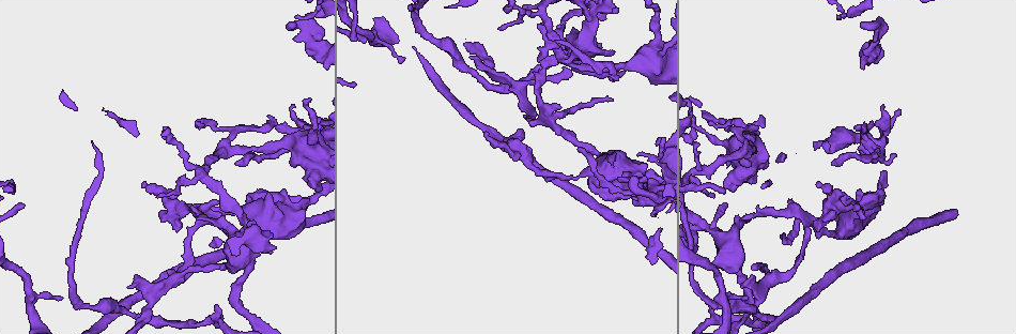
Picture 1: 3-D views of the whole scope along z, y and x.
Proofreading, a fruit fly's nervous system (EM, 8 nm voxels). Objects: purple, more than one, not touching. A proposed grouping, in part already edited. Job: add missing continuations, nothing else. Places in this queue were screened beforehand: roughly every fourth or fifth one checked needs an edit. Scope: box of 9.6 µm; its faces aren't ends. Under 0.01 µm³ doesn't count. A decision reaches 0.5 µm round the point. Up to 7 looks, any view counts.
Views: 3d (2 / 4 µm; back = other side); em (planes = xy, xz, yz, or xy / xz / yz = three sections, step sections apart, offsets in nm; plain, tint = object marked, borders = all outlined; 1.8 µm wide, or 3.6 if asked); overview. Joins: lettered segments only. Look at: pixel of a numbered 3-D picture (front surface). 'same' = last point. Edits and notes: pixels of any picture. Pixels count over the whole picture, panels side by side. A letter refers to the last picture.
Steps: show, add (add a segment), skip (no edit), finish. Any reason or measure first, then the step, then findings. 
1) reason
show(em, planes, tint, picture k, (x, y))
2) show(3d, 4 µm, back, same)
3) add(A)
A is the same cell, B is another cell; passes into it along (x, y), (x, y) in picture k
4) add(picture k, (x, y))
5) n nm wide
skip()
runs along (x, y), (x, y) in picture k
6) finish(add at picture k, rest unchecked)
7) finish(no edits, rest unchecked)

free end
show(3d, 2 µm, picture 1, (865, 153))

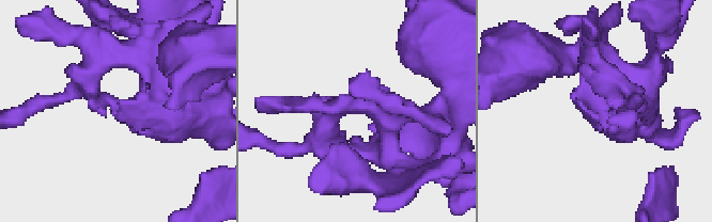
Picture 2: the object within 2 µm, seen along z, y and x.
show(em, planes, borders, picture 2, (593, 112))

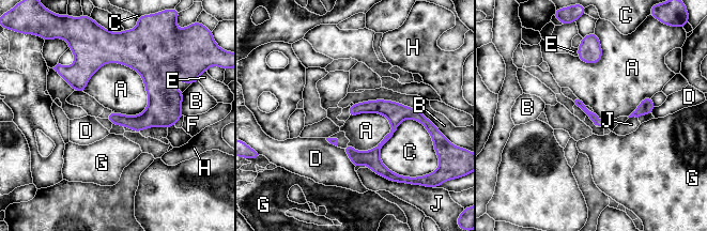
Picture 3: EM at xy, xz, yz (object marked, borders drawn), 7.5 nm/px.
skip()
A, B, C, D, E, F, G, H and J are other cells; runs along (110, 49), (158, 82), (171, 123) in picture 3; none of them fits

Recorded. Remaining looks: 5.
an open end
show(3d, 4 µm, picture 1, (485, 132))

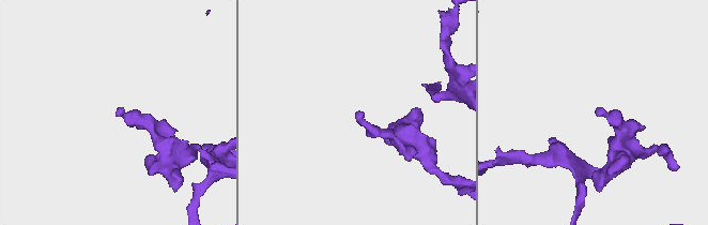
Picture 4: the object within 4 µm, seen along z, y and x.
shape alone is not enough
show(em, xz, step 8, tint, picture 4, (358, 110))

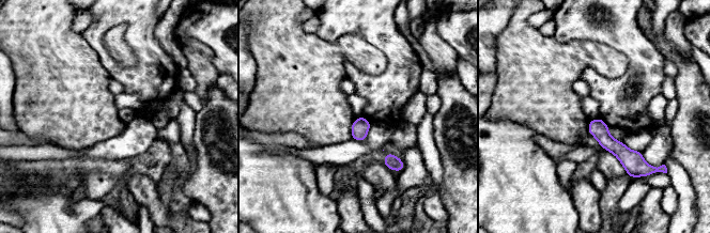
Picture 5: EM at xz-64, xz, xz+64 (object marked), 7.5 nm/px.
show(em, yz, step 8, borders, same)

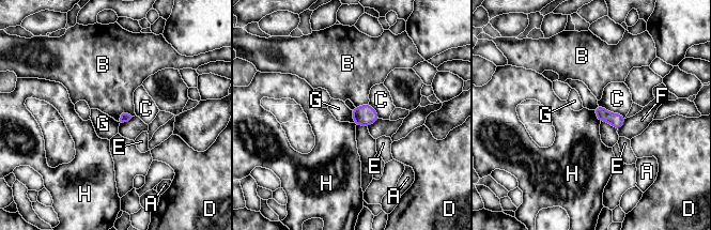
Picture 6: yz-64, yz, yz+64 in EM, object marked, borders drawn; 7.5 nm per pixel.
skip()
A, B, C, D, E, F, G and H are other cells; border along (351, 110), (354, 122) in picture 6; no lettered segment goes on from it

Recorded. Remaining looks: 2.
show(em, planes, borders, picture 1, (630, 177))

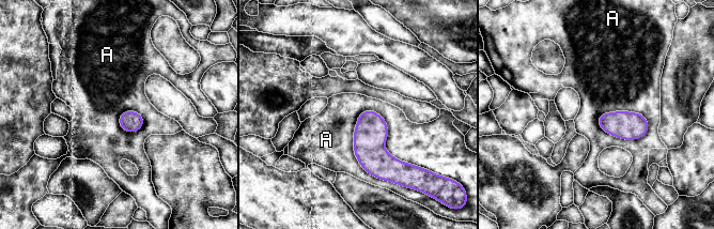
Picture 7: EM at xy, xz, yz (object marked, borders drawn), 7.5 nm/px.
skip()
A is another cell; border along (357, 117), (414, 165) in picture 7; no lettered segment goes on from it

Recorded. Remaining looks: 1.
finish(no edits, rest unchecked)

